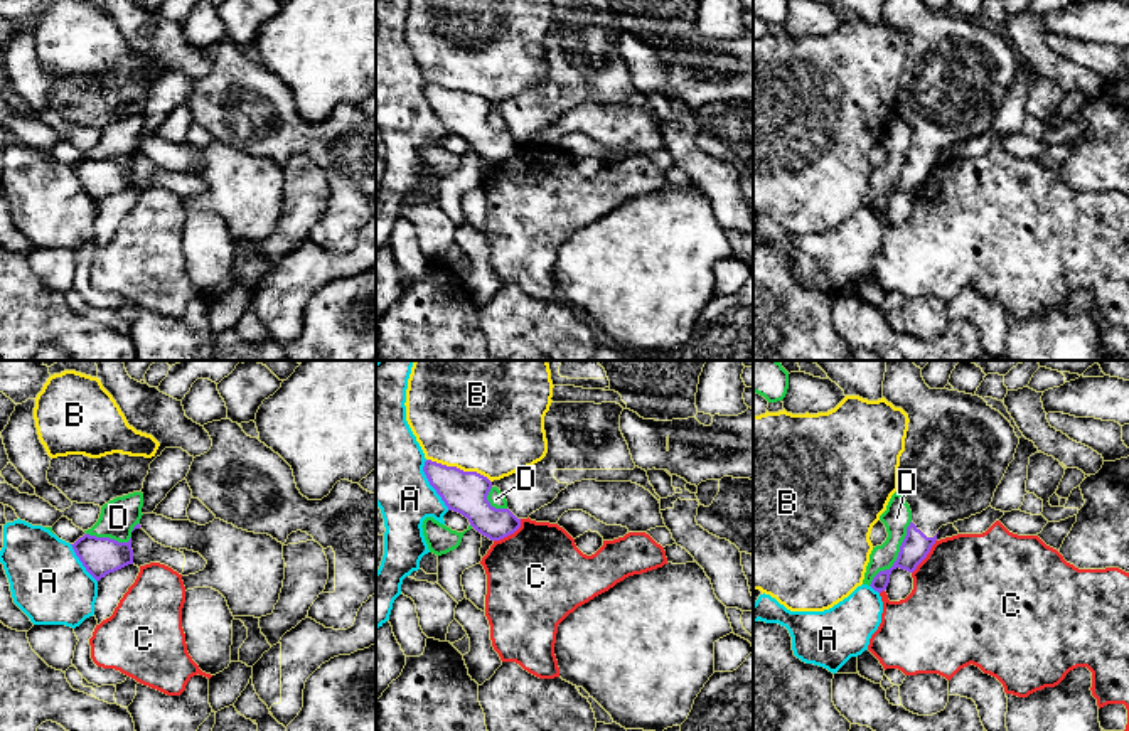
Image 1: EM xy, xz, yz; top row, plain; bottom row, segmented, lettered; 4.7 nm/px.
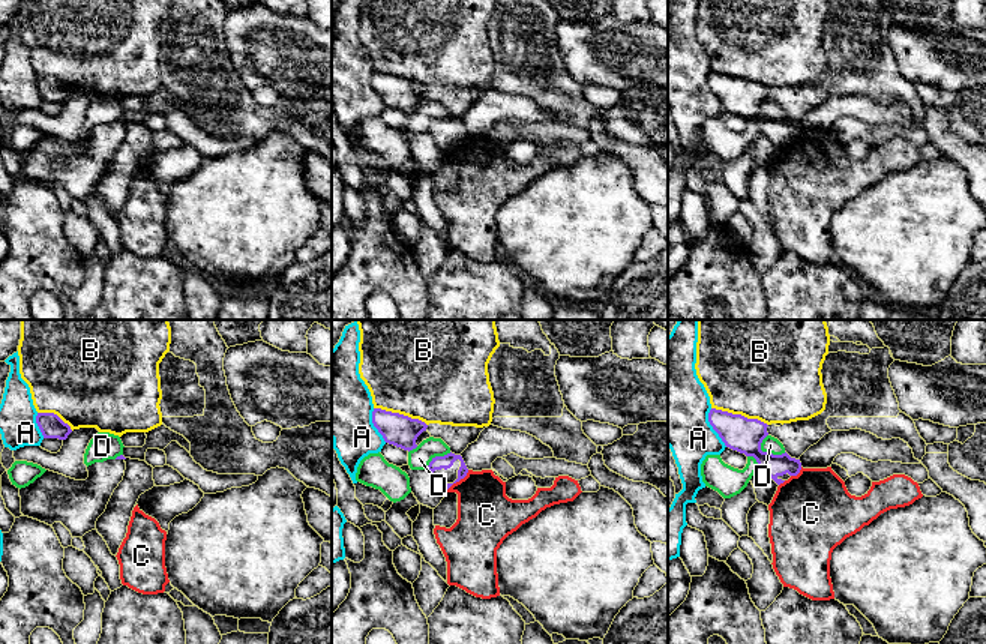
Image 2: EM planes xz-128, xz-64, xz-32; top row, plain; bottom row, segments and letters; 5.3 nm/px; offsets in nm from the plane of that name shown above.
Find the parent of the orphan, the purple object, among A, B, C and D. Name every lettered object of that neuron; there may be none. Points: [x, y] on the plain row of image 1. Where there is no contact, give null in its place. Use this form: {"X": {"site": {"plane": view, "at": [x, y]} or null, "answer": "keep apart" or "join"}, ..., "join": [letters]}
{"A": {"site": {"plane": "xz", "at": [430, 106]}, "answer": "keep apart"}, "B": {"site": {"plane": "xz", "at": [459, 91]}, "answer": "keep apart"}, "C": {"site": {"plane": "xz", "at": [509, 157]}, "answer": "keep apart"}, "D": {"site": {"plane": "yz", "at": [898, 179]}, "answer": "keep apart"}, "join": []}

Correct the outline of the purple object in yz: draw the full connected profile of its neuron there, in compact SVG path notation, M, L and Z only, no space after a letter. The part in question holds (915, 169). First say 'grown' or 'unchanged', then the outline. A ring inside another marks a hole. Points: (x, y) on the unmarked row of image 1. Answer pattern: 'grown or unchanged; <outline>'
grown; M885 0L883 20L908 37L905 74L898 89L898 116L912 133L912 145L890 192L880 194L871 211L885 214L893 192L913 195L927 180L942 148L969 141L991 130L994 115L1014 83L1019 61L1011 45L982 20L930 12L923 0Z

